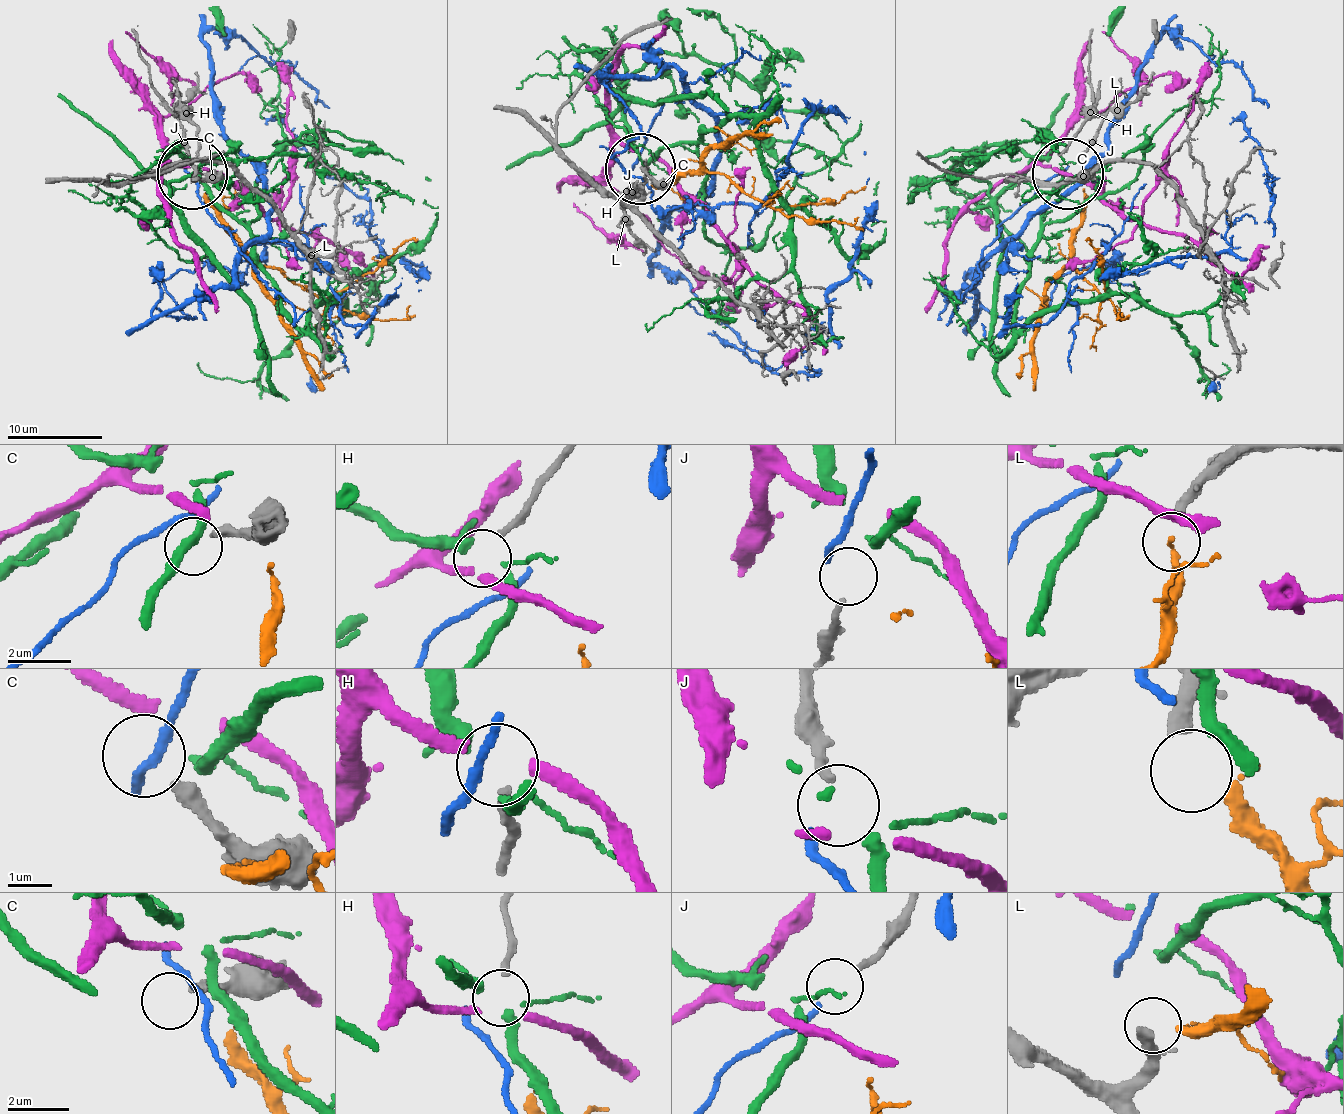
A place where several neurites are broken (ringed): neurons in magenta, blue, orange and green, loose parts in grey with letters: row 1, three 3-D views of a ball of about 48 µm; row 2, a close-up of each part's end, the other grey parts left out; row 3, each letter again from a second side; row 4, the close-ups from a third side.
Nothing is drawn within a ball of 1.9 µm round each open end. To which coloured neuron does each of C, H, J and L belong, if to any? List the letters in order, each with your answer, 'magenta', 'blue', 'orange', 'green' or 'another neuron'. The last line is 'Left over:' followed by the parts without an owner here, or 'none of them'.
C: another neuron
H: another neuron
J: blue
L: orange
Left over: C, H

